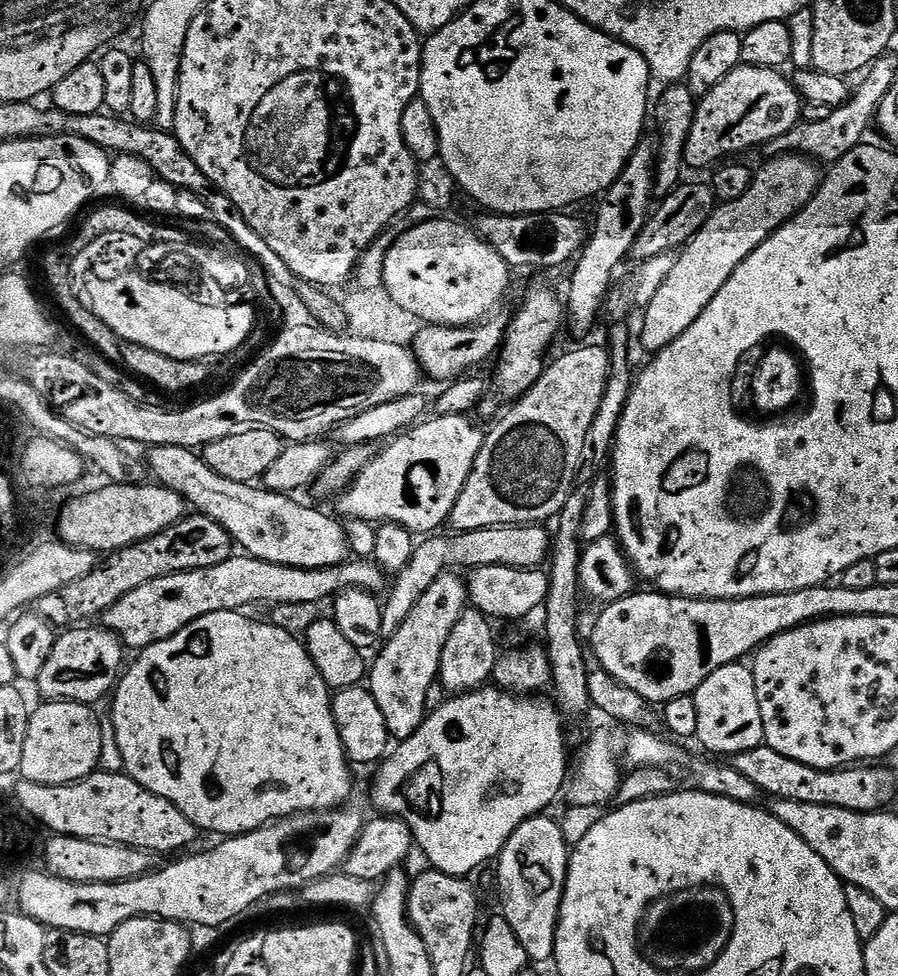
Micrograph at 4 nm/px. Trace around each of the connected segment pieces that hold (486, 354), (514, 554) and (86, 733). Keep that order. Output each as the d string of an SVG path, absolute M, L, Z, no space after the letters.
M488 318L475 326L467 328L447 328L441 324L430 324L421 330L418 338L410 345L420 364L421 373L432 380L446 380L455 382L467 377L479 364L484 364L488 359L499 353L506 331L505 321Z
M508 524L505 528L483 528L482 530L470 530L469 532L457 532L444 534L432 534L421 539L417 543L414 554L408 565L405 566L396 577L396 585L387 593L388 601L382 604L382 632L385 637L392 637L410 618L410 610L418 606L418 598L434 586L439 576L445 575L449 570L465 568L471 570L482 566L510 566L511 568L539 569L540 564L550 556L550 532L547 527L539 524Z
M49 700L39 705L41 708L31 713L26 730L26 746L22 746L22 762L19 775L30 782L39 784L76 784L85 780L100 768L103 734L101 717L96 717L91 707L86 704L75 704L69 700Z

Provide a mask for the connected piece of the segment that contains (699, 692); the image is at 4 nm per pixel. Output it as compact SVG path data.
M747 663L727 664L722 666L722 670L714 670L714 674L710 674L710 678L706 678L706 682L696 688L694 699L698 706L695 739L700 740L701 746L708 751L705 753L731 758L764 744L762 710L758 710L758 690L754 686L752 669Z

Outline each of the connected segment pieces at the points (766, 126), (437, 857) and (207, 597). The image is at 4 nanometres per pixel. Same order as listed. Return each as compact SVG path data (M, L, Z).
M749 64L736 68L714 90L699 97L696 105L694 126L690 130L690 138L686 142L684 162L689 169L708 168L719 165L729 158L736 158L739 152L748 152L751 148L767 146L771 140L786 134L794 125L802 120L802 101L796 85L783 71L775 68L755 68Z
M485 686L474 692L466 692L463 694L453 695L451 698L448 698L443 706L440 709L427 713L424 721L421 724L421 728L413 734L411 738L403 741L399 745L397 752L396 749L379 765L378 771L380 773L376 776L376 785L372 788L372 800L376 803L377 813L386 815L386 816L395 816L398 820L403 820L404 824L407 828L412 832L412 839L414 841L415 847L417 849L420 848L424 851L424 856L429 860L431 867L435 869L437 872L445 872L446 874L450 874L451 876L463 876L465 878L471 877L473 874L472 871L475 868L480 868L483 866L487 860L495 861L497 857L499 857L500 851L504 849L506 846L506 842L510 839L510 837L514 834L514 830L518 830L518 826L522 826L522 822L526 822L532 816L539 816L541 814L547 813L549 811L548 807L551 806L552 803L556 800L556 795L563 793L566 788L566 781L569 779L570 770L568 774L568 744L564 741L564 723L566 723L565 717L562 715L559 707L550 699L548 700L540 700L544 698L521 698L519 695L513 694L511 692L503 691L495 686Z
M233 554L226 562L213 568L175 572L146 582L146 586L132 590L104 613L102 624L120 637L121 644L129 649L143 650L178 634L187 624L193 624L206 614L239 612L248 610L251 604L314 603L320 606L324 604L323 600L331 601L337 594L349 589L383 593L386 573L380 565L368 558L356 559L360 560L354 558L336 568L291 568L255 560L247 554Z

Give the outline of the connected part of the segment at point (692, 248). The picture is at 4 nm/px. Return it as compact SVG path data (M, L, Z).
M785 154L769 159L767 162L769 164L761 172L757 171L753 175L750 190L746 190L746 194L742 194L742 198L738 198L738 202L720 204L715 208L712 217L706 222L706 226L702 226L702 230L698 230L695 238L689 240L677 255L674 270L670 270L670 278L666 278L666 282L662 282L658 294L654 294L648 307L643 309L644 325L640 328L640 344L648 351L648 354L662 351L666 346L670 346L670 342L674 342L679 336L686 334L686 330L690 330L690 326L694 326L694 322L702 314L702 310L706 310L706 306L710 306L710 302L714 302L714 294L718 294L718 290L722 290L722 286L726 286L726 282L730 282L730 274L734 274L734 270L738 270L738 266L742 266L742 262L746 262L746 258L750 258L750 254L754 250L758 250L758 246L762 246L762 242L766 242L766 238L774 235L788 220L793 220L820 191L822 172L819 170L821 171L821 169L808 157L799 154Z

